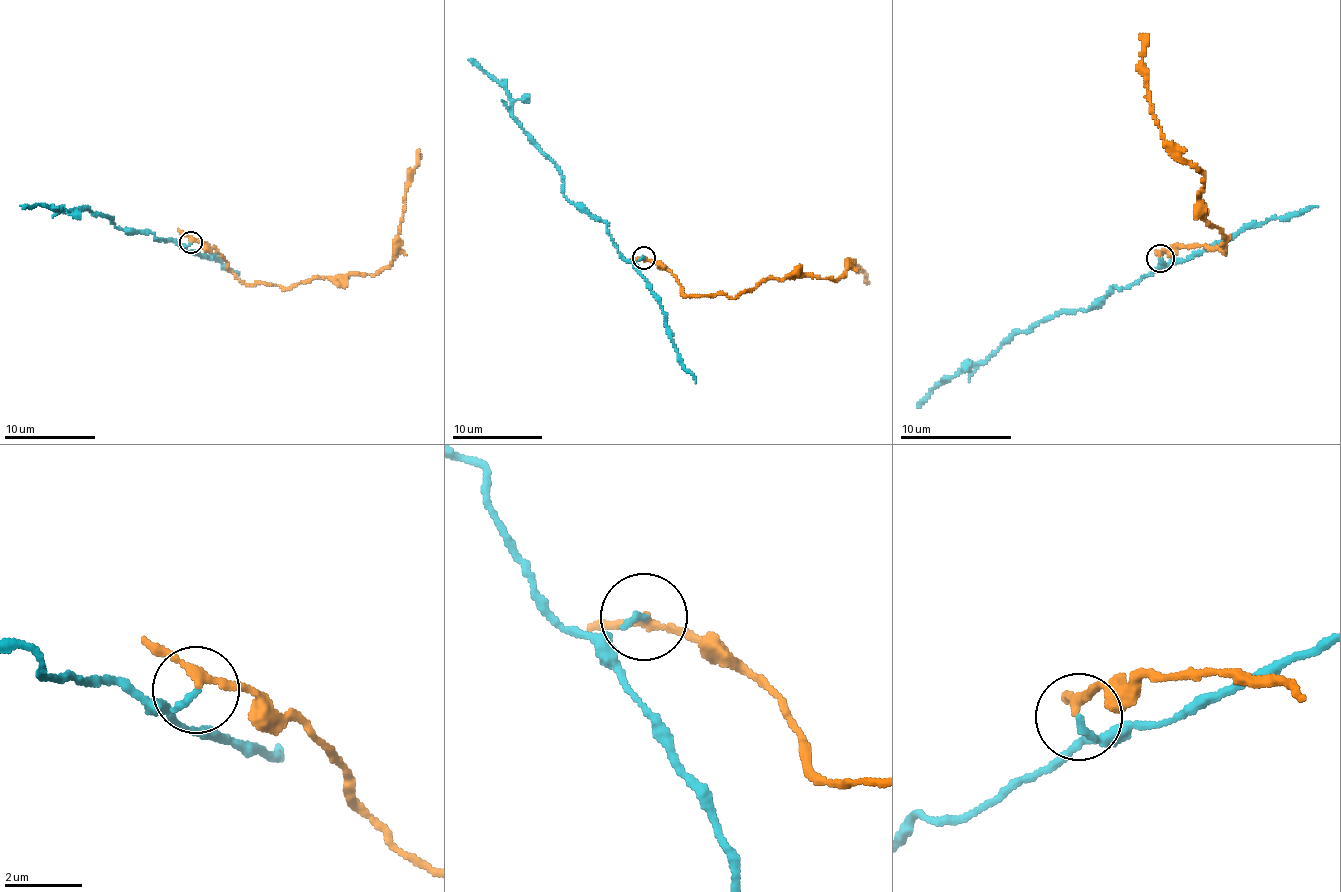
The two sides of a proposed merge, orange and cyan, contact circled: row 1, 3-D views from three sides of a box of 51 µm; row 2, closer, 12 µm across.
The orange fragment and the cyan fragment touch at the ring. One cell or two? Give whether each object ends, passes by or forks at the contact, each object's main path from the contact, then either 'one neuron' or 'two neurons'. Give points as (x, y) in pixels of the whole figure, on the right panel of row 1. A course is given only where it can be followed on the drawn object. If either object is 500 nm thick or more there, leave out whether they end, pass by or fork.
orange passes by | cyan ends | orange via (1159, 258), (1171, 247), (1226, 252), (1230, 235), (1204, 217), (1204, 181), (1161, 132), (1142, 63), (1148, 34) | cyan via (1159, 258), (1167, 266), (1118, 288), (1095, 307), (1047, 317), (1009, 335), (983, 363), (967, 363), (917, 406) | two neurons

